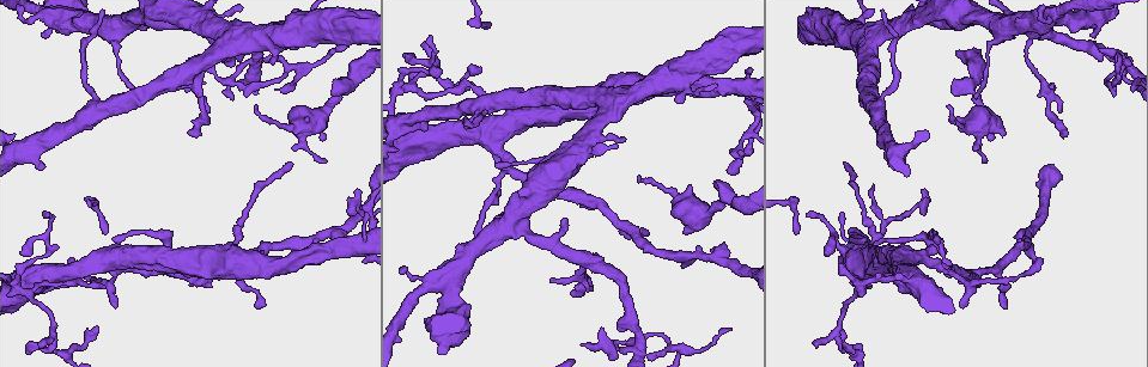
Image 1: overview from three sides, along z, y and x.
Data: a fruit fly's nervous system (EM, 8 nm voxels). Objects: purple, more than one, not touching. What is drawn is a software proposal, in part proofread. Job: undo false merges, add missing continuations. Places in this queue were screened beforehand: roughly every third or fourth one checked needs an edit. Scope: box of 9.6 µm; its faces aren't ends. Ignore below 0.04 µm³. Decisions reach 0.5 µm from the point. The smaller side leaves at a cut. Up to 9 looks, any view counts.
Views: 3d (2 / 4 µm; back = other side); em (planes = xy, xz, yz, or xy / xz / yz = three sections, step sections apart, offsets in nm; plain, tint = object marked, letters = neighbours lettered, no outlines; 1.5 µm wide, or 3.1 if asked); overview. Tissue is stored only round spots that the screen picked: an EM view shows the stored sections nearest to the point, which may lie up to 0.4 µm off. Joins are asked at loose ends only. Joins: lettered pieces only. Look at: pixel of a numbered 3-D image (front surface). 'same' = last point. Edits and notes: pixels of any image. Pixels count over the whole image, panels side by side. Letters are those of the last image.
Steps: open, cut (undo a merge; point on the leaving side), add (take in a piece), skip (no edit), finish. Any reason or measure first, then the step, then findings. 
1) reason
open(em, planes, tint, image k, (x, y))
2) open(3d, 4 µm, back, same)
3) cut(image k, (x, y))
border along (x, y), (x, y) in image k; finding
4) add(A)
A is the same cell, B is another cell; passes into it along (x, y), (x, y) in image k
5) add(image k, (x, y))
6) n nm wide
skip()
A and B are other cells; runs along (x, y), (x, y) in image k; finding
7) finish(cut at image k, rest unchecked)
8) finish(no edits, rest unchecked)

tapers out
open(em, planes, letters, image 1, (946, 105))

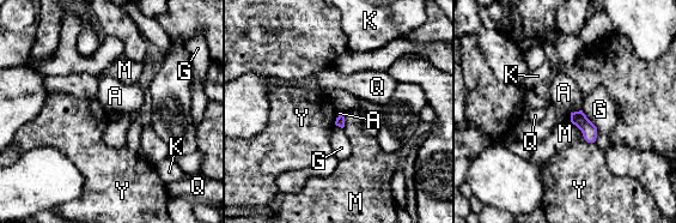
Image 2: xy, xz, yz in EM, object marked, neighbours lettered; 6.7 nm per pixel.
skip()
A, G, K, M, Q and Y are other cells; border along (580, 109), (571, 113) in image 2; no lettered piece goes on from it

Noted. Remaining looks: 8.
free end
open(3d, 4 µm, image 1, (325, 159))

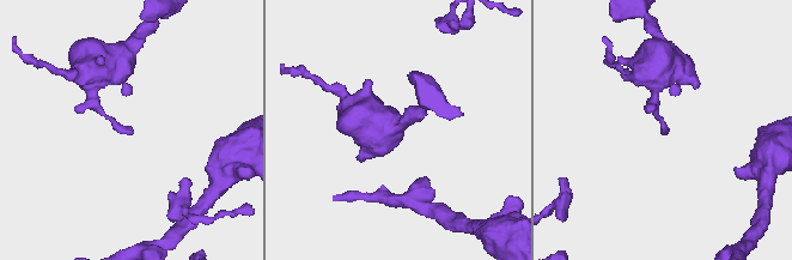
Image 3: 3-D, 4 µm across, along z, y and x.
shape alone is not enough
open(em, planes, letters, image 3, (667, 128))

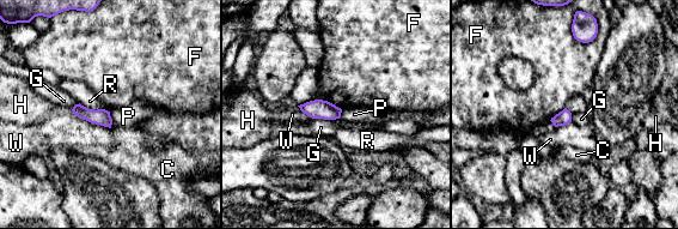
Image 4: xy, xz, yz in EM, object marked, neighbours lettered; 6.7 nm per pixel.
skip()
C, F, G, H, P, R and W are other cells; border along (79, 102), (89, 108), (109, 112) in image 4; none of them fits

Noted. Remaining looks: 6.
thin end
open(3d, 2 µm, image 1, (642, 232))

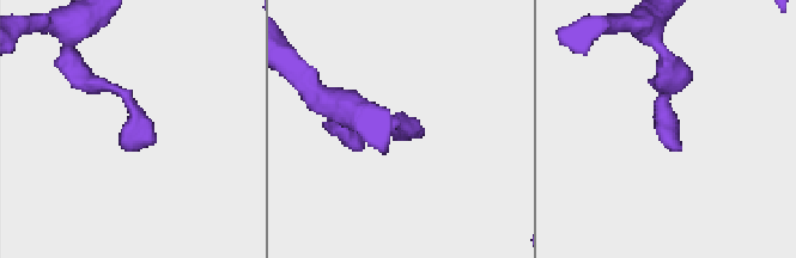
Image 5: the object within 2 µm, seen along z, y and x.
now the EM
open(em, planes, tint, image 5, (675, 149))

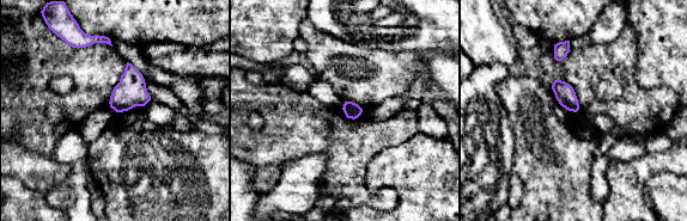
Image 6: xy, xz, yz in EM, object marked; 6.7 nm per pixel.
open(em, planes, letters, same)

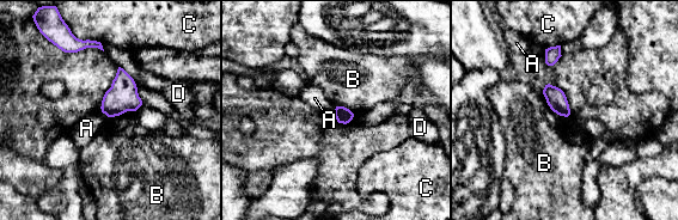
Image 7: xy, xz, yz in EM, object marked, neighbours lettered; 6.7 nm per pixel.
skip()
A, B, C and D are other cells; border along (101, 111), (108, 116) in image 7; none of them fits

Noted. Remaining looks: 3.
tapers out
open(3d, 4 µm, image 1, (1039, 259))

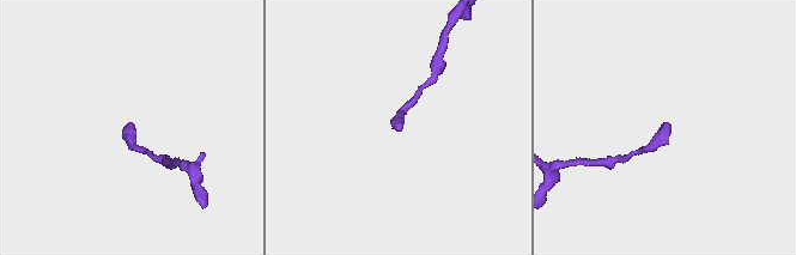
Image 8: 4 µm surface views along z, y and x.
shape alone is not enough
open(em, xz, step 4, letters, image 8, (396, 129))

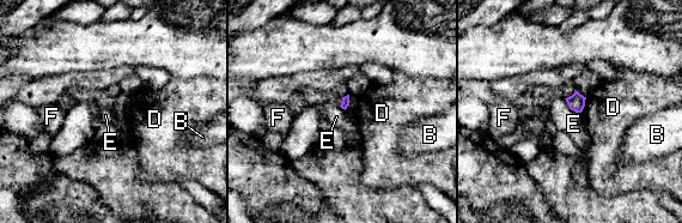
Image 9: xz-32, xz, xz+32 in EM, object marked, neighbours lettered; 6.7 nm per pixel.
E touches over 160 nm
skip()
B, D, E and F are other cells; border along (564, 98), (571, 109), (580, 113) in image 9; no lettered piece goes on from it

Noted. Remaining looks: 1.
finish(no edits, rest unchecked)

